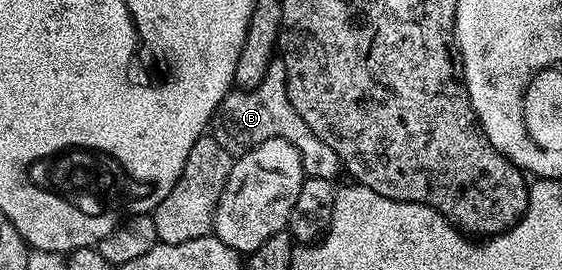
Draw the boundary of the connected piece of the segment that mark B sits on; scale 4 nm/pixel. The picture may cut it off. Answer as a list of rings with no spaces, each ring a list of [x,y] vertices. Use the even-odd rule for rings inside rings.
[[[274,59],[267,67],[267,75],[254,89],[234,88],[219,103],[219,107],[213,112],[211,122],[211,135],[233,158],[239,158],[247,151],[259,147],[259,143],[267,143],[267,139],[287,139],[295,151],[299,151],[299,159],[303,163],[303,171],[306,177],[315,179],[327,179],[336,182],[339,162],[335,151],[299,119],[299,111],[291,107],[291,99],[287,95],[287,83],[285,82],[285,68],[279,59]]]

